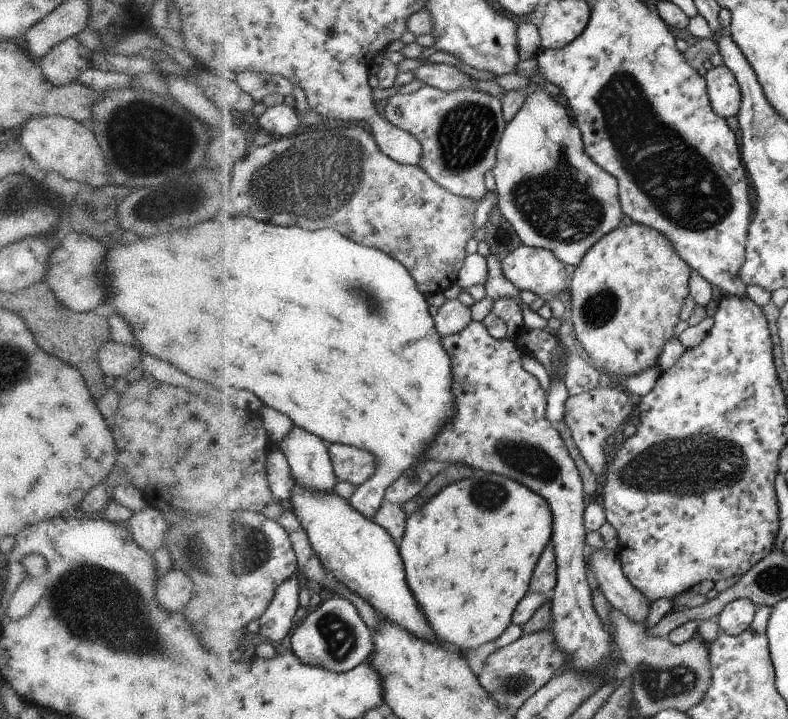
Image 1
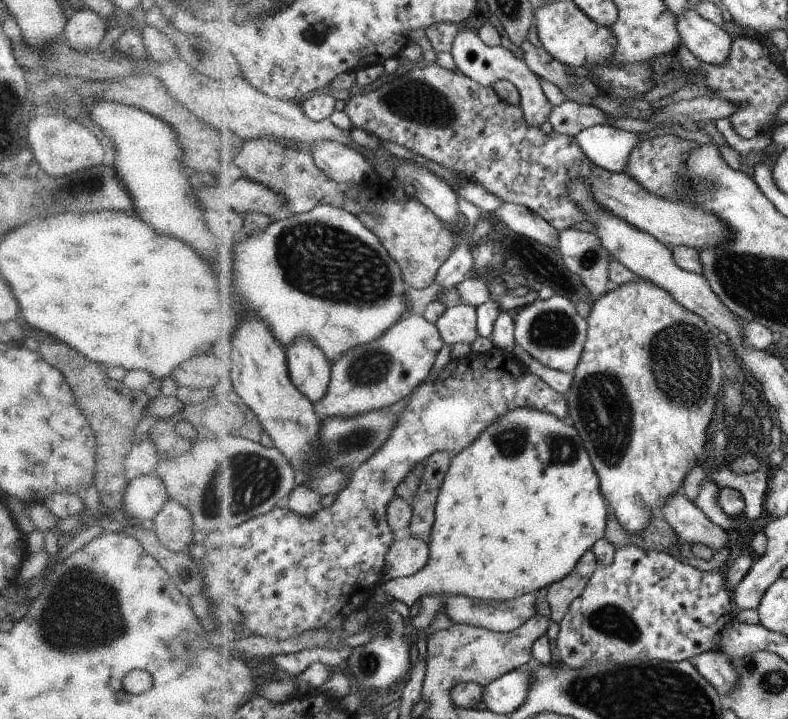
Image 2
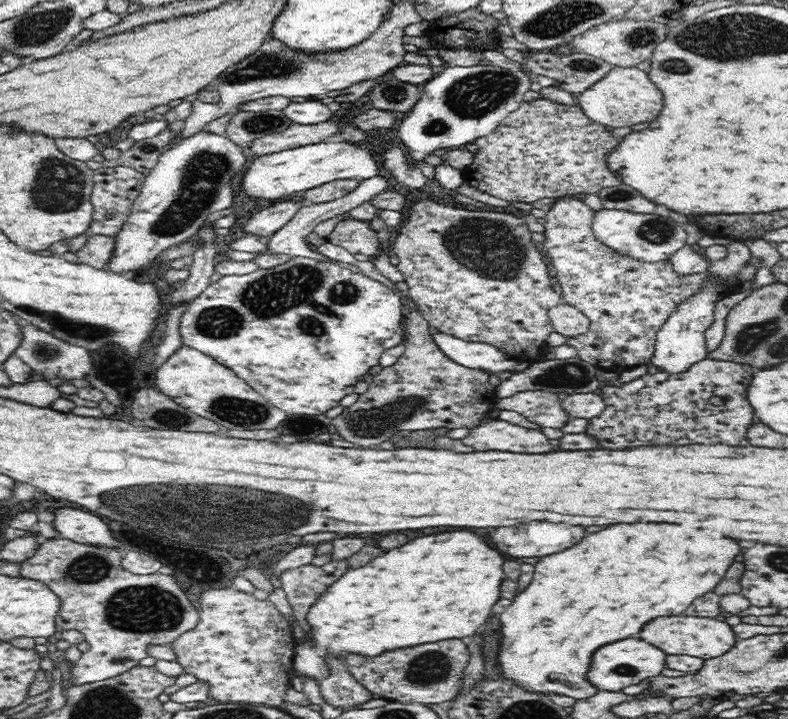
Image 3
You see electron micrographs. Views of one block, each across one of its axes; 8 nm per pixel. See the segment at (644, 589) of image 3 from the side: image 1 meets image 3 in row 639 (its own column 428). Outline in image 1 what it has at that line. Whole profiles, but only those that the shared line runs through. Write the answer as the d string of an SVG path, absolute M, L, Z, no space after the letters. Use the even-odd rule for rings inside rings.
M476 472L474 478L446 488L409 517L401 543L408 582L412 582L412 590L420 594L420 602L424 602L428 618L432 618L432 626L436 626L436 634L444 642L458 646L463 654L483 652L491 647L514 622L515 609L530 592L532 573L554 532L555 516L550 518L550 508L544 498L540 500L538 494L516 480L490 472Z

